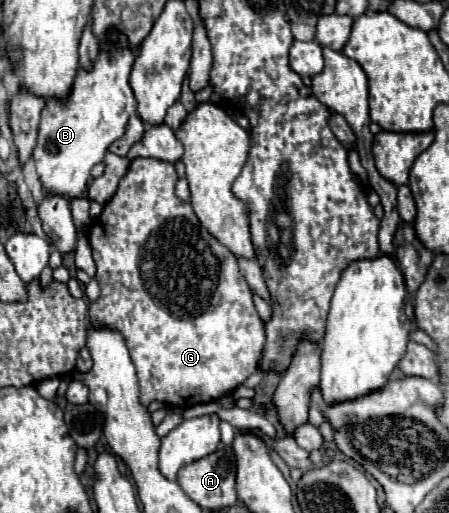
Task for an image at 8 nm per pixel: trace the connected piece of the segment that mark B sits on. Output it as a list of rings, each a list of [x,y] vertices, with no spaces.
[[[111,32],[109,40],[117,42],[119,48],[115,52],[101,52],[93,64],[93,70],[83,72],[79,70],[75,76],[73,90],[67,100],[47,100],[41,112],[41,126],[39,126],[39,140],[33,152],[33,160],[37,164],[39,178],[43,188],[49,194],[59,194],[65,198],[79,198],[87,190],[87,182],[91,178],[91,168],[103,160],[107,148],[125,134],[125,126],[129,118],[137,112],[137,100],[129,86],[129,72],[135,60],[135,52],[127,48],[127,40],[119,32]]]

